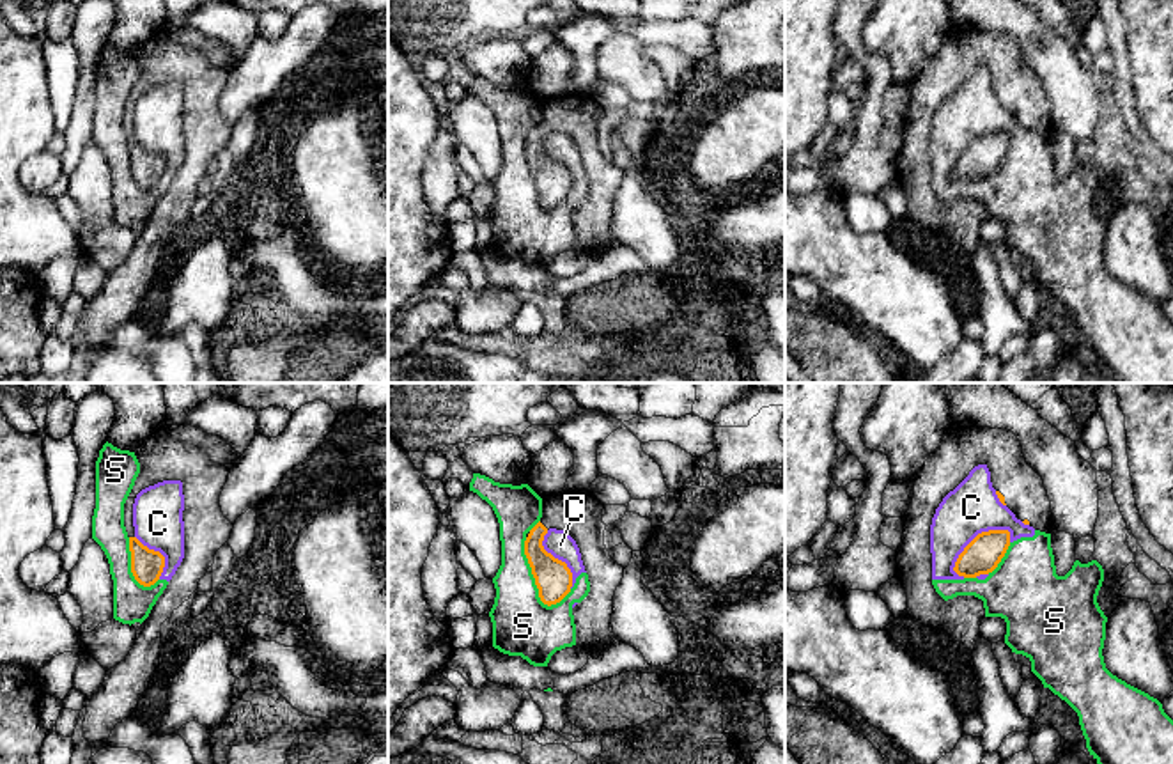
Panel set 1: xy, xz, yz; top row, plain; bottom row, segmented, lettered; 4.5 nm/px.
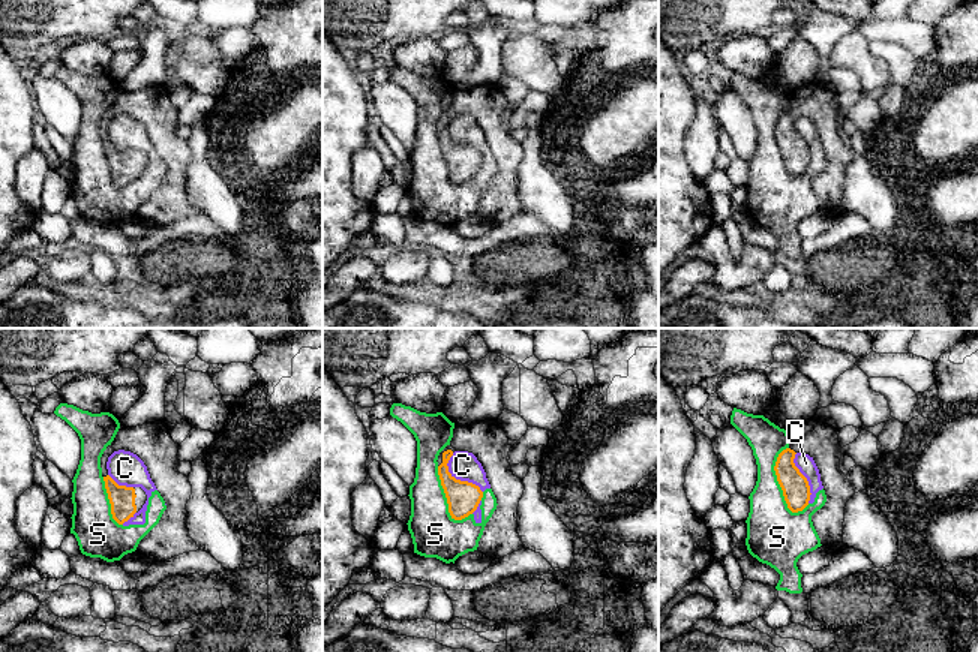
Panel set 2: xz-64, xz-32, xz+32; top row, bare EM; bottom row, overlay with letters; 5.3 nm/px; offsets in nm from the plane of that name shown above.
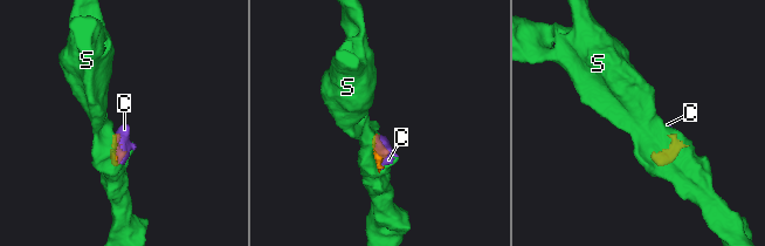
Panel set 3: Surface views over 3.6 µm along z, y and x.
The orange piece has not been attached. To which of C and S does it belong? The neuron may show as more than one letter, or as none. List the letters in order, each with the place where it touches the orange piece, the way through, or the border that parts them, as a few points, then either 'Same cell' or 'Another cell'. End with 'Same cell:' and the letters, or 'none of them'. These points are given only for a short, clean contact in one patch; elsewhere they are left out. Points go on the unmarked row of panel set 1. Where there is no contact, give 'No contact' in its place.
C: Touches orange at yz (973, 142). Another cell
S: Touches orange at xz (534, 179). Another cell
Same cell: none of them

